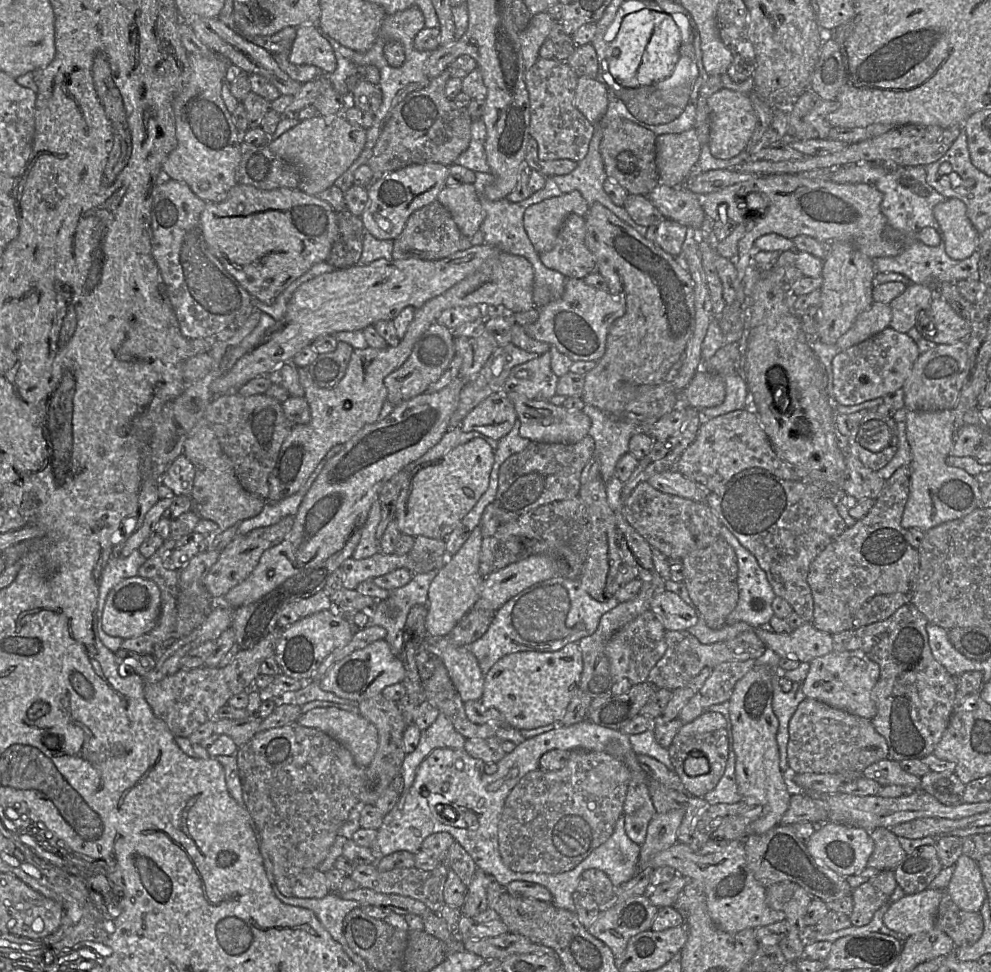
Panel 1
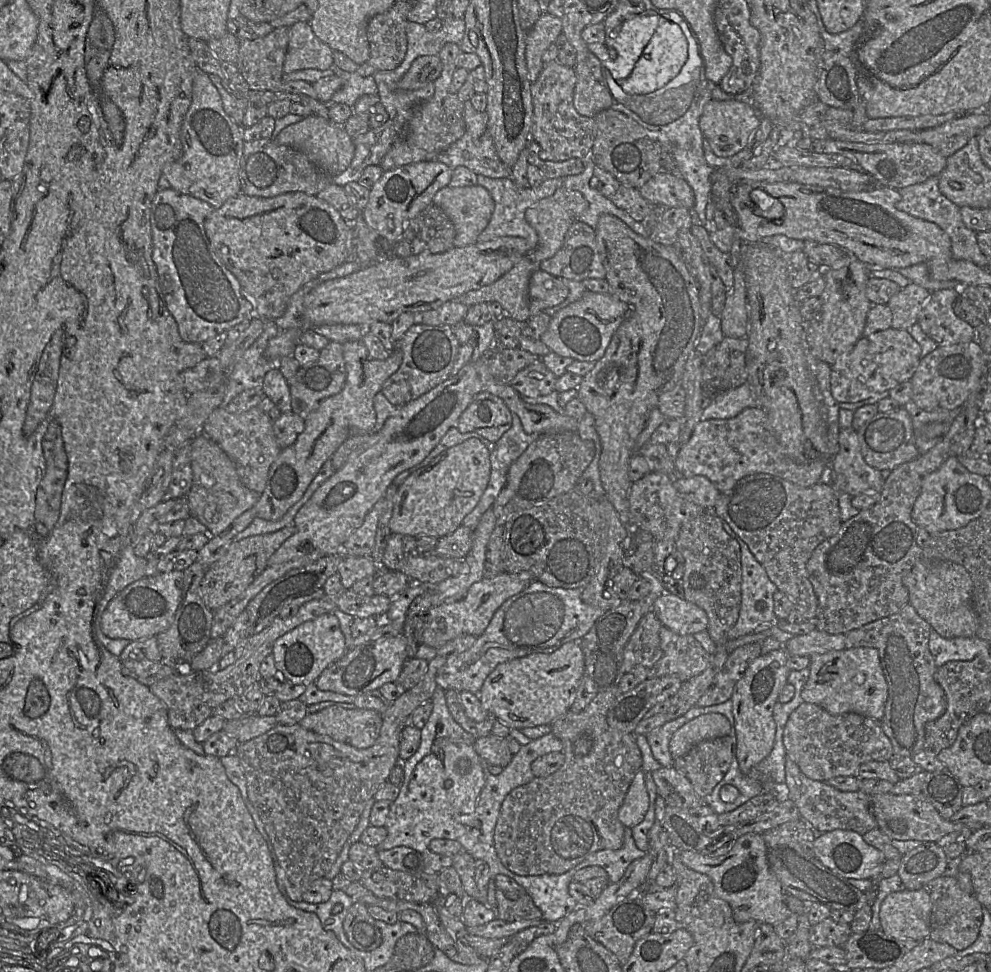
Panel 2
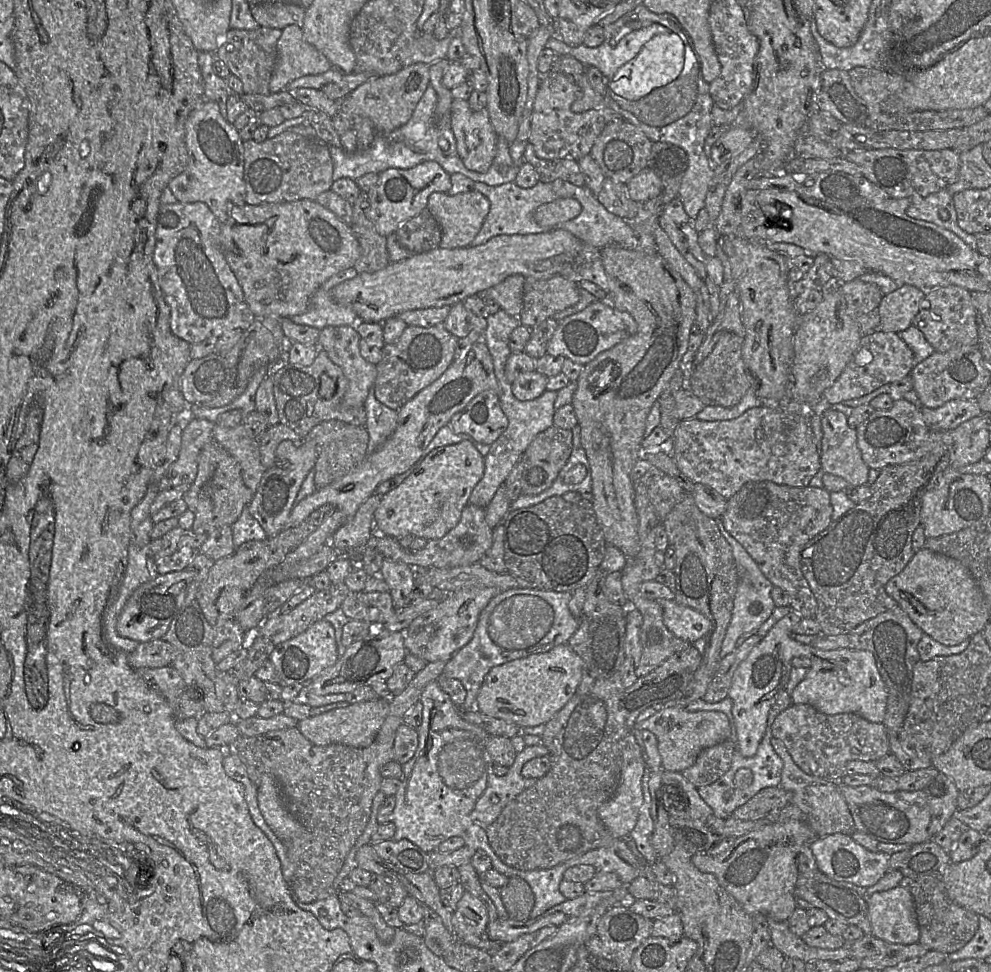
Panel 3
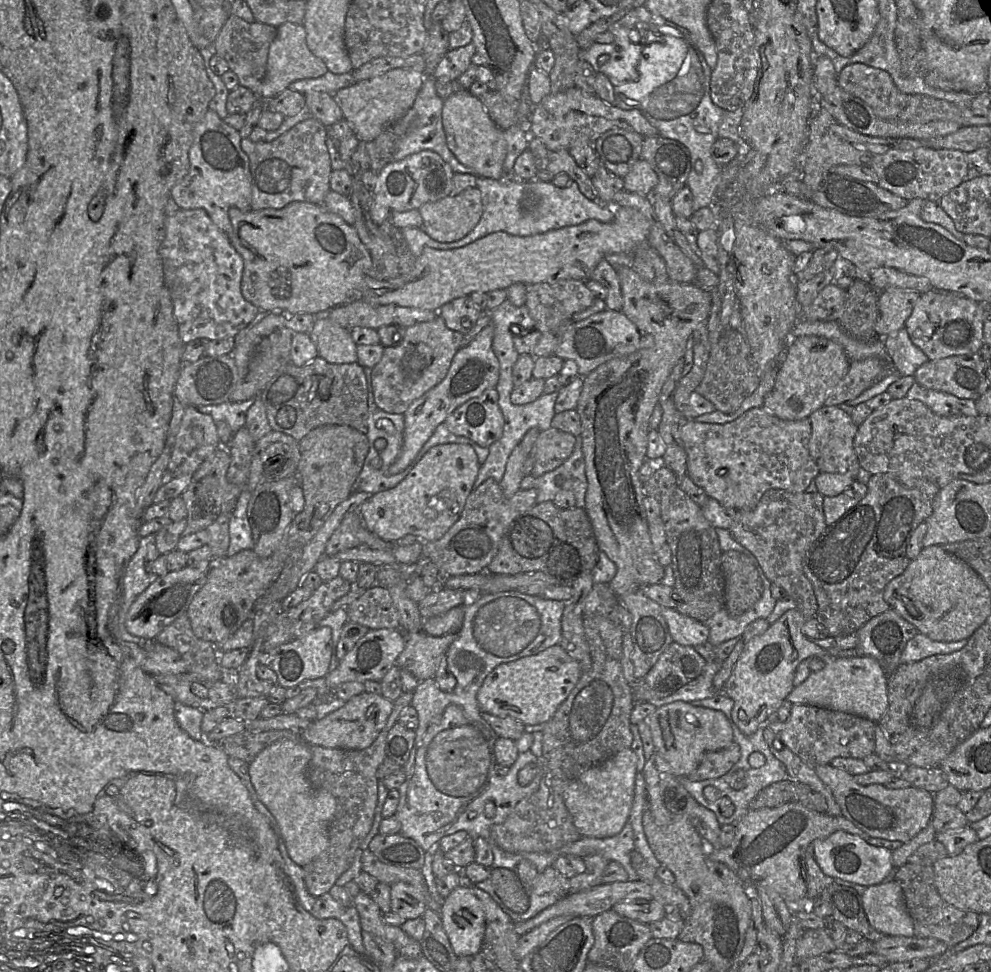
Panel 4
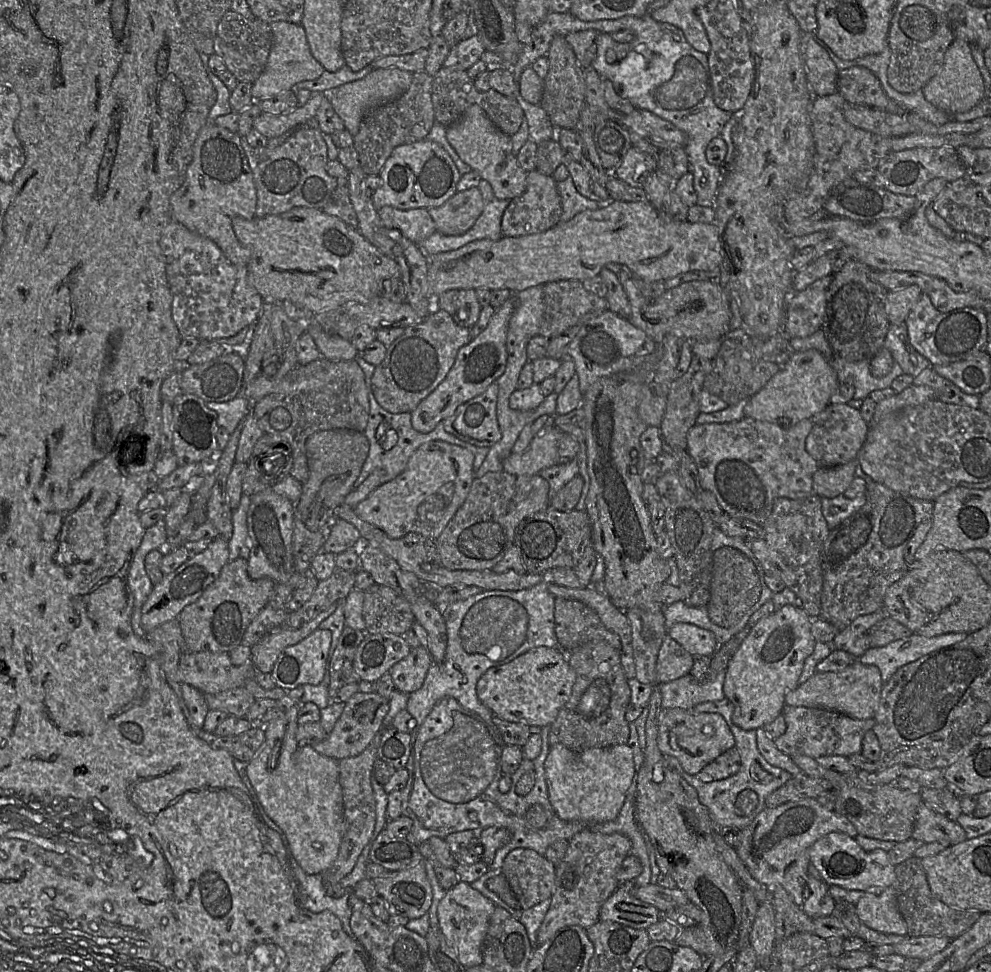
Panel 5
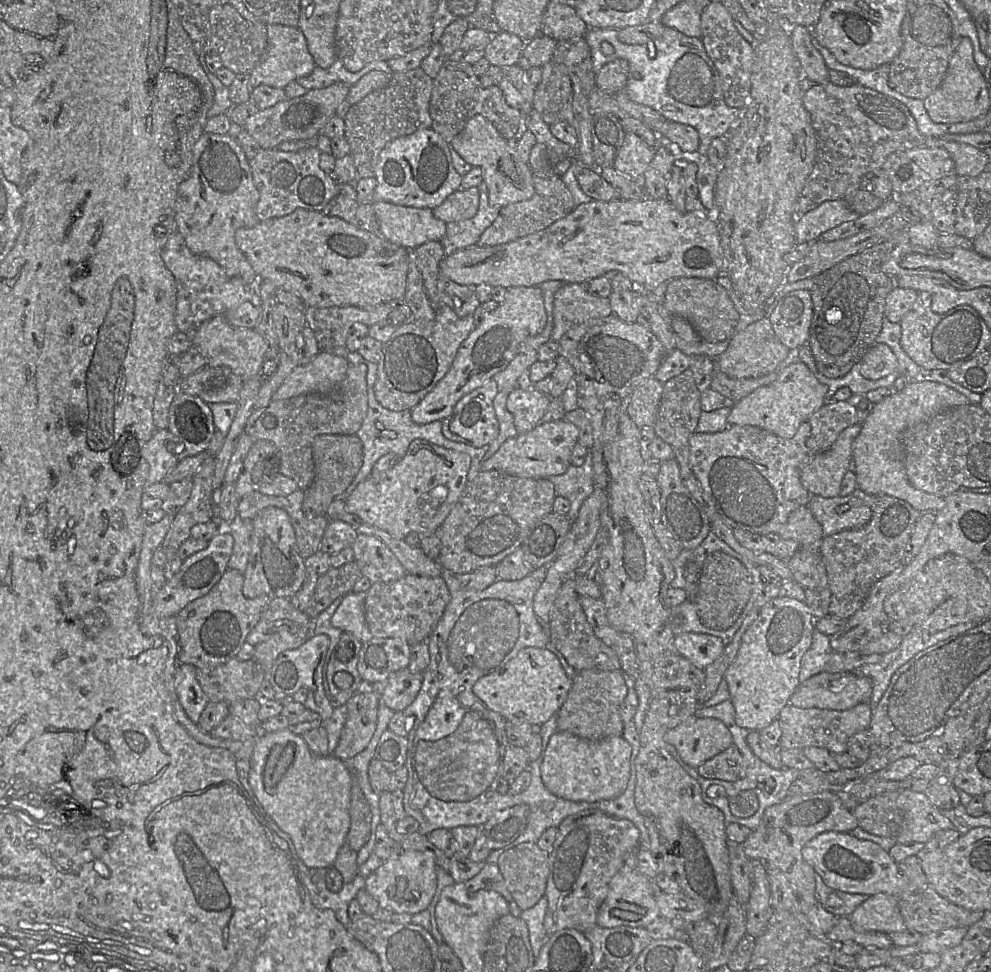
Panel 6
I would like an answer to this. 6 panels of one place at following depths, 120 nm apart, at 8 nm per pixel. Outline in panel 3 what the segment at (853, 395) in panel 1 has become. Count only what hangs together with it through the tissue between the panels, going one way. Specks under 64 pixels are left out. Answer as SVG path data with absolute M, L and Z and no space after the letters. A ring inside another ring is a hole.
M875 331L864 335L852 359L836 381L825 390L823 397L830 405L868 395L886 384L892 384L911 374L913 352L898 333Z

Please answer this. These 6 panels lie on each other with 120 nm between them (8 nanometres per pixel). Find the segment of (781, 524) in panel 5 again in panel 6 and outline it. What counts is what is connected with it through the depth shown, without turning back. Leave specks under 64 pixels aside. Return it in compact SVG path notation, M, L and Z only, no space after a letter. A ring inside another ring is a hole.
M808 505L800 506L788 516L787 522L777 533L783 539L791 539L799 544L795 554L787 560L787 565L792 573L793 581L804 590L811 614L815 619L829 615L831 591L828 577L823 563L820 547L824 538L821 524L815 519Z

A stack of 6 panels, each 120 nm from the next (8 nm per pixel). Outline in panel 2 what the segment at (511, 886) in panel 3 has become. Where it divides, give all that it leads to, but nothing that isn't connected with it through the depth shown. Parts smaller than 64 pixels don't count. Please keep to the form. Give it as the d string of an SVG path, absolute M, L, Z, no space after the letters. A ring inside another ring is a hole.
M500 889L495 894L495 911L498 918L512 922L516 920L542 919L541 910L526 893L518 899L508 898Z

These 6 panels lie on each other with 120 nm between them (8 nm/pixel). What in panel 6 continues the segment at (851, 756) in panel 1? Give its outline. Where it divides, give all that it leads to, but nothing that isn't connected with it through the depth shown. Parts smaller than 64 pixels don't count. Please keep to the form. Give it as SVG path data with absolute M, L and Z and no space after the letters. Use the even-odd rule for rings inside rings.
M788 703L780 712L779 720L782 735L779 749L800 749L814 746L825 748L832 754L844 753L849 739L857 732L868 729L872 708L869 703L860 703L847 710L830 710L820 708L799 708Z

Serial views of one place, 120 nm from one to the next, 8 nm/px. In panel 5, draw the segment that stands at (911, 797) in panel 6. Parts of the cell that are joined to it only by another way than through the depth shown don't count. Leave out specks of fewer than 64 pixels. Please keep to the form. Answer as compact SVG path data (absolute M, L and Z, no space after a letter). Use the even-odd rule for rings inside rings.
M925 803L918 807L911 838L924 843L947 841L950 845L968 839L964 829L957 822L933 811Z

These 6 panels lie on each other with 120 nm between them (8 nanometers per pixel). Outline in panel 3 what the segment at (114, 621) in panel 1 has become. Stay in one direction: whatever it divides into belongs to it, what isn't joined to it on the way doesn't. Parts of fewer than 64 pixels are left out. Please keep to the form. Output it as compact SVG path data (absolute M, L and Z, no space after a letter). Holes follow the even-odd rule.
M185 570L153 575L127 600L117 619L117 633L139 643L161 639L167 633L171 621L184 603L191 580L192 574Z

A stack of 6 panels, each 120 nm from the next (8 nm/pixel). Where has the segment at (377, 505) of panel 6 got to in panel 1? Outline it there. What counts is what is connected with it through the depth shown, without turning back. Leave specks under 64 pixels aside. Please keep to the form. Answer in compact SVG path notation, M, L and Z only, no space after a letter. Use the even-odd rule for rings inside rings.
M474 438L462 444L447 455L418 465L410 474L397 502L396 521L402 534L444 539L457 527L460 521L475 507L487 491L494 465L494 450L482 438Z

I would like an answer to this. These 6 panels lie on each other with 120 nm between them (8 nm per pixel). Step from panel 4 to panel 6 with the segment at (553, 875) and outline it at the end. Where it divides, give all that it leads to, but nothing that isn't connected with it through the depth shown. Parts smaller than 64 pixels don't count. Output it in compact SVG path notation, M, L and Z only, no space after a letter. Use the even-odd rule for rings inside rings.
M525 842L503 852L497 865L505 884L519 908L524 911L538 903L545 895L549 875L550 853L541 850L536 843Z

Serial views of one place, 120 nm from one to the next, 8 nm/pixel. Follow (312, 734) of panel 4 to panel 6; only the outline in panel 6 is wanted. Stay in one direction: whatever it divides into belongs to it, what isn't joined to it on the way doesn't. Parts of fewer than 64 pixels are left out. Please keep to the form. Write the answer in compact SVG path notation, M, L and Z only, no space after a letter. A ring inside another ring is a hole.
M355 692L345 704L347 706L347 718L340 734L338 745L336 746L333 756L343 761L354 757L362 752L370 743L370 740L376 730L378 708L380 697L375 693L358 693Z

